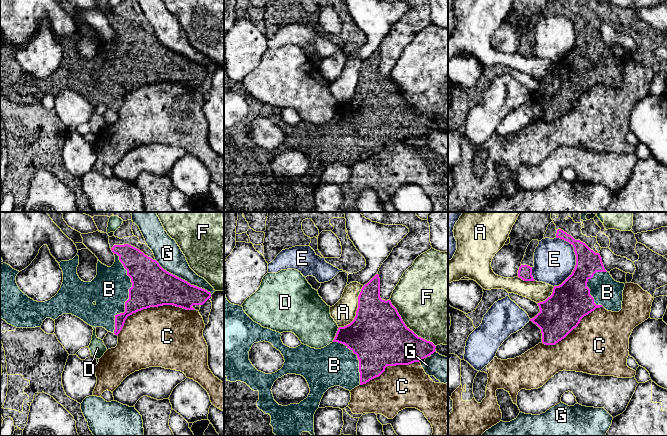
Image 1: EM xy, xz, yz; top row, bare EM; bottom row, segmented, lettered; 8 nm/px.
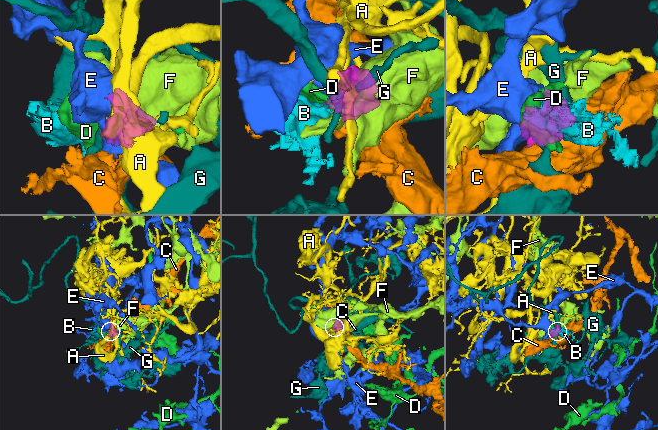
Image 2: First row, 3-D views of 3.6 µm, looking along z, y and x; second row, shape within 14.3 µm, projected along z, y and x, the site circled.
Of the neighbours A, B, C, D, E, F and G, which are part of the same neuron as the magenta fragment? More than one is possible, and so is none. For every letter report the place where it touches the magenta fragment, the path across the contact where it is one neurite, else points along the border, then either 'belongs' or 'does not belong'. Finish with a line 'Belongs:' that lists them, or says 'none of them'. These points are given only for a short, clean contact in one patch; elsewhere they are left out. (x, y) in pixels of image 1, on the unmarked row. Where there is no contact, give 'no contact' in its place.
A: xz (357, 86) | does not belong
B: xy (129, 70) | belongs
C: xy (151, 82) | does not belong
D: xz (336, 110) | along xz (339, 103), (332, 117) | does not belong
E: yz (576, 38) | does not belong
F: xz (408, 104) | does not belong
G: xy (182, 55) | does not belong
Belongs: B

